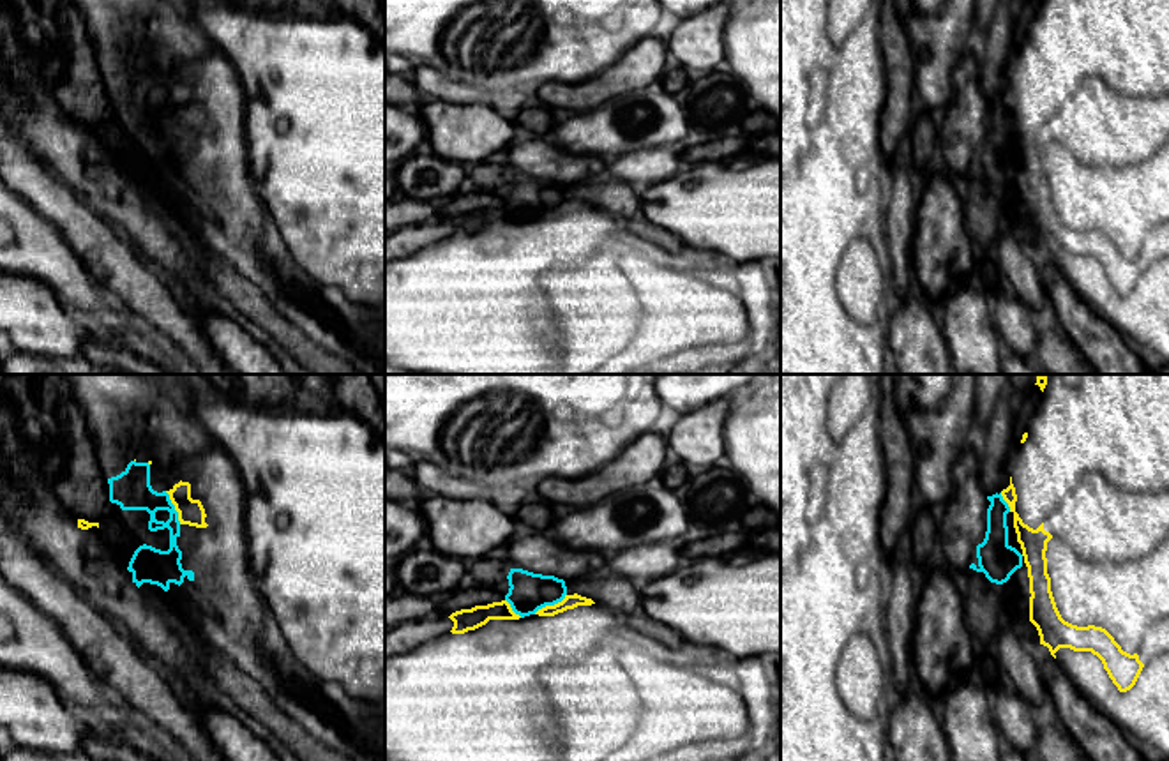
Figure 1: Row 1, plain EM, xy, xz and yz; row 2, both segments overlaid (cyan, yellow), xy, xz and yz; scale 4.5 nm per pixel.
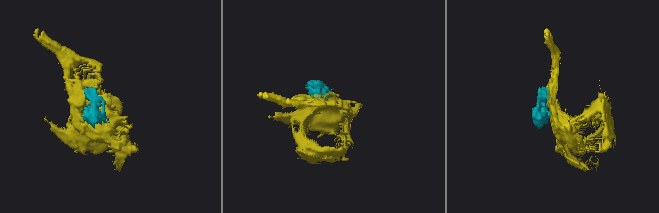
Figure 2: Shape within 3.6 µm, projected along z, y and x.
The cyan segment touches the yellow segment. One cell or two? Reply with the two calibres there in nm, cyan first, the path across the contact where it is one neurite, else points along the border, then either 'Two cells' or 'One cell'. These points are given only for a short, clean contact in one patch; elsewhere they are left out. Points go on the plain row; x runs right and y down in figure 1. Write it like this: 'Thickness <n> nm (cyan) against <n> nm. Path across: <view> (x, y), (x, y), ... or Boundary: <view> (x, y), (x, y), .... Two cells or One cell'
Thickness 180 nm (cyan) against 60 nm. Two cells

